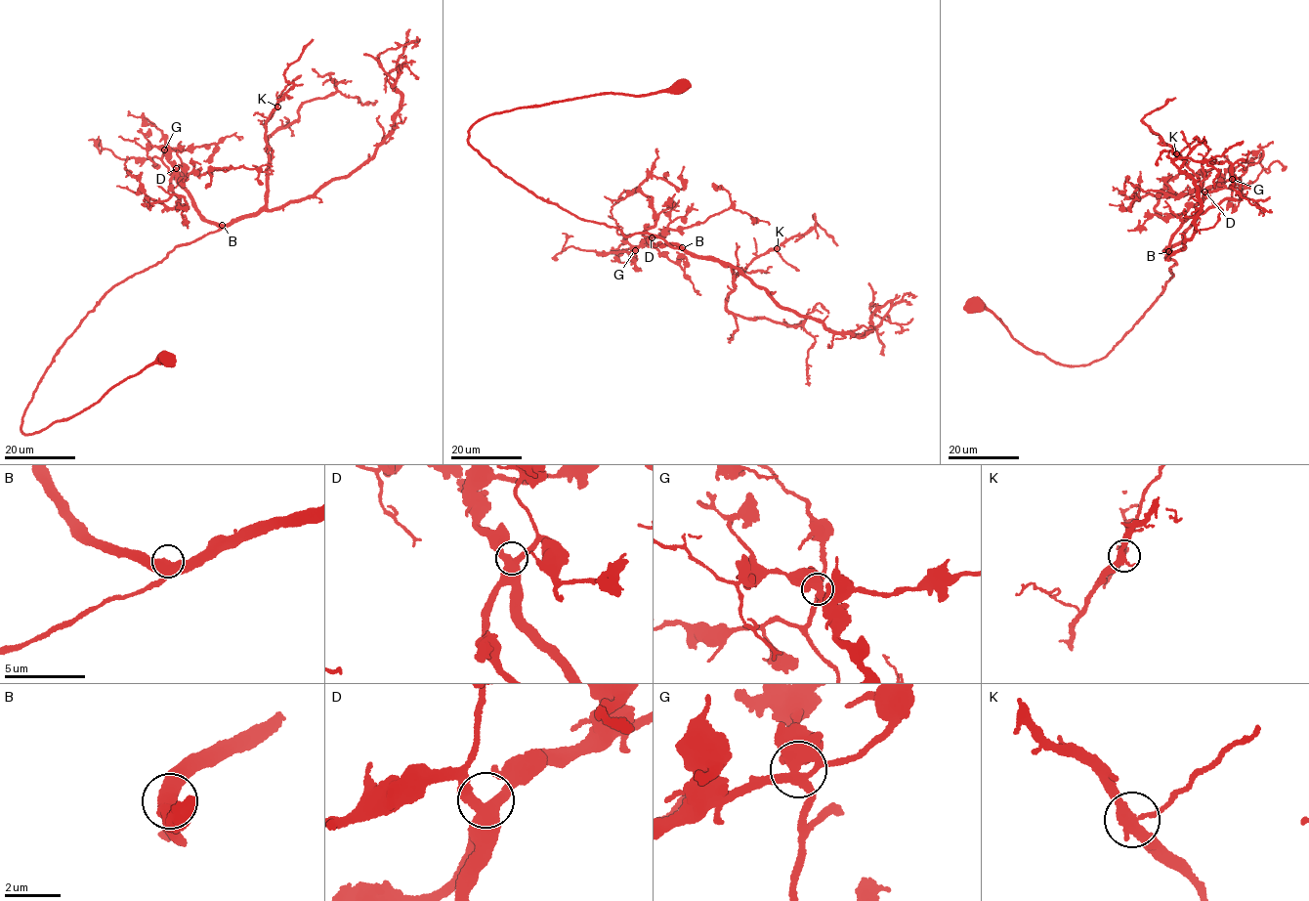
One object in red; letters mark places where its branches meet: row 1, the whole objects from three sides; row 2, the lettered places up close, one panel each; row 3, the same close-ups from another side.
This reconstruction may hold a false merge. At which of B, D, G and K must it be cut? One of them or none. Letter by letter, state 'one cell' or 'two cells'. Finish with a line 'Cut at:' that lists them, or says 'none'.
B: one cell
D: one cell
G: one cell
K: one cell
Cut at: none

